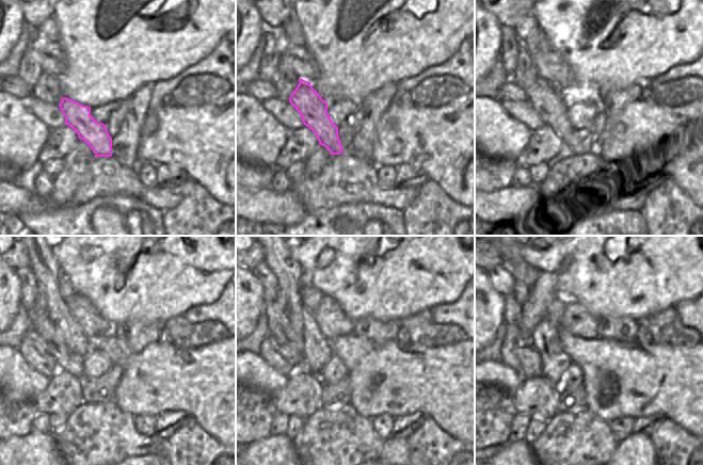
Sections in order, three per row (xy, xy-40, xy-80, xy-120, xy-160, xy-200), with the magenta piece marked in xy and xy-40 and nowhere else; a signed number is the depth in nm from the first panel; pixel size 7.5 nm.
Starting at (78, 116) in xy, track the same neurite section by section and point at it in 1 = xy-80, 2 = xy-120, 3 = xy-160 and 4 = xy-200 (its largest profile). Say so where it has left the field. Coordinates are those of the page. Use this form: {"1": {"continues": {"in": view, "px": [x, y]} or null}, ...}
{"1": {"continues": {"in": "xy-80", "px": [547, 101]}}, "2": {"continues": {"in": "xy-120", "px": [66, 359]}}, "3": {"continues": {"in": "xy-160", "px": [278, 325]}}, "4": {"continues": {"in": "xy-200", "px": [512, 309]}}}

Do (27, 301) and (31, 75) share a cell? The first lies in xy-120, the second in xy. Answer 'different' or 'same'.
same

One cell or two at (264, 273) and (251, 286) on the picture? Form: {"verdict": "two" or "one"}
{"verdict": "two"}

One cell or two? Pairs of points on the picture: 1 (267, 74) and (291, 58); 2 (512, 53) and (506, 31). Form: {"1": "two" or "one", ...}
{"1": "two", "2": "one"}

